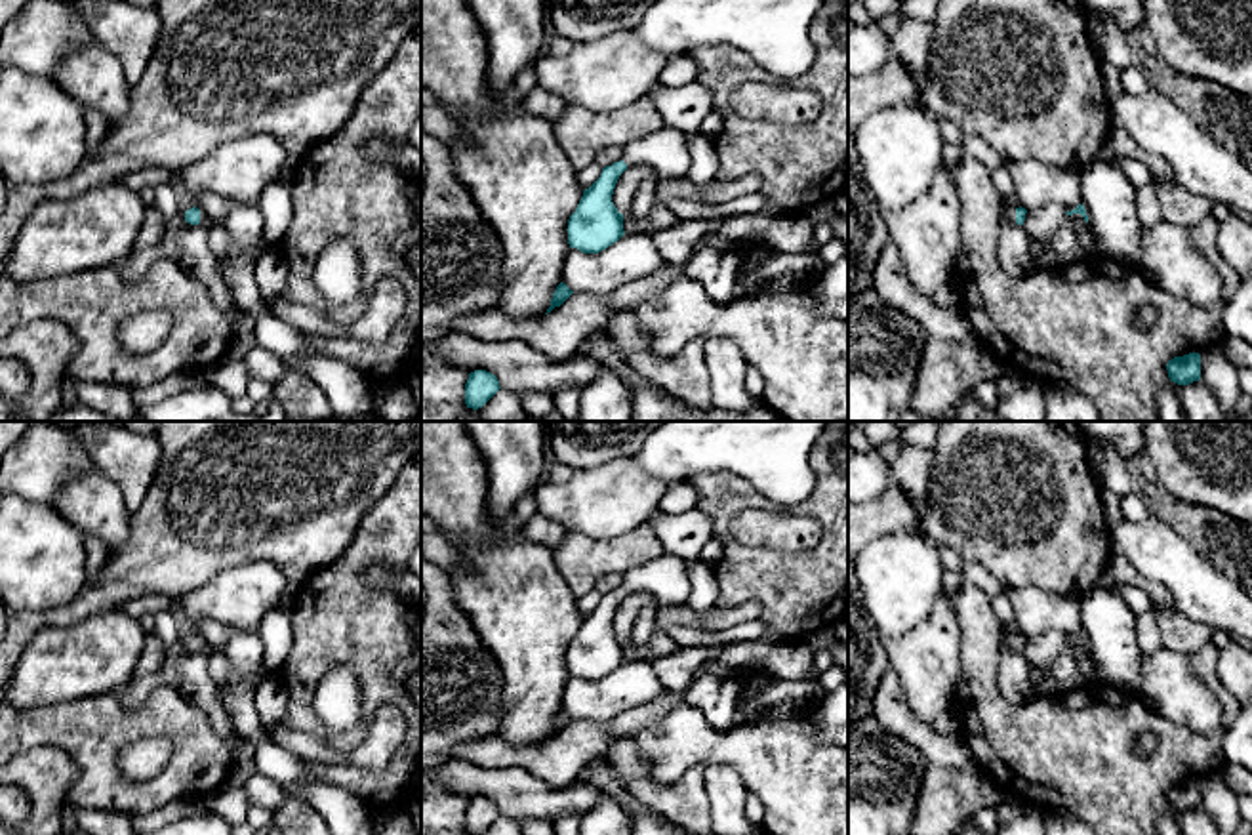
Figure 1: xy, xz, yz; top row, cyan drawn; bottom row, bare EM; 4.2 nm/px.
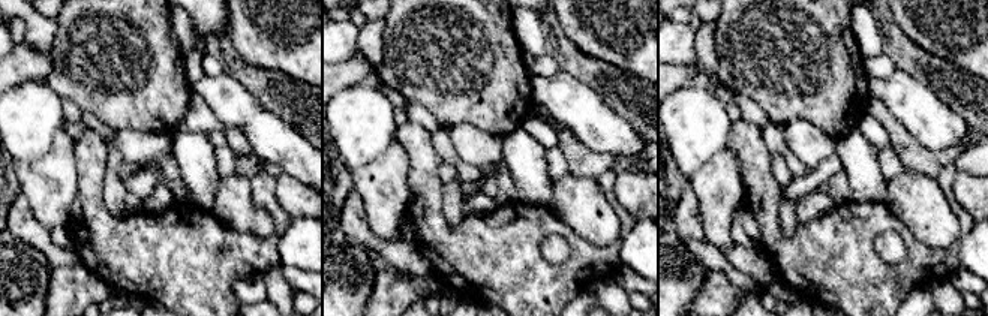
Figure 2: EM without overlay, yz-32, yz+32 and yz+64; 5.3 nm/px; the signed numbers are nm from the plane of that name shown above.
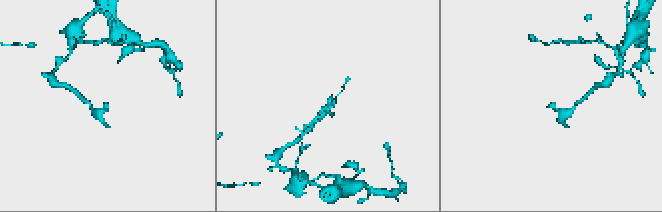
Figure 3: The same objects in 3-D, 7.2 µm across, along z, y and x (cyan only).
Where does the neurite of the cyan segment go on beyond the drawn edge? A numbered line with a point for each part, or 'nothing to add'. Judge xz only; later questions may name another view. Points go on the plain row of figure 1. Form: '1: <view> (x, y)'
1: xz (666, 580)

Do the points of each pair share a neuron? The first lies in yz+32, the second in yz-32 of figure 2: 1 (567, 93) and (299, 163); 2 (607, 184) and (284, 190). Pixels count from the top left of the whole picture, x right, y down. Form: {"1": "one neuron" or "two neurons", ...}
{"1": "one neuron", "2": "two neurons"}

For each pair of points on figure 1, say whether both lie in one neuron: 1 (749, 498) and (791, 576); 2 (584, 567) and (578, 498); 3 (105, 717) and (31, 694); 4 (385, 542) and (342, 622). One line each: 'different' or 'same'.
1: same
2: different
3: different
4: same

